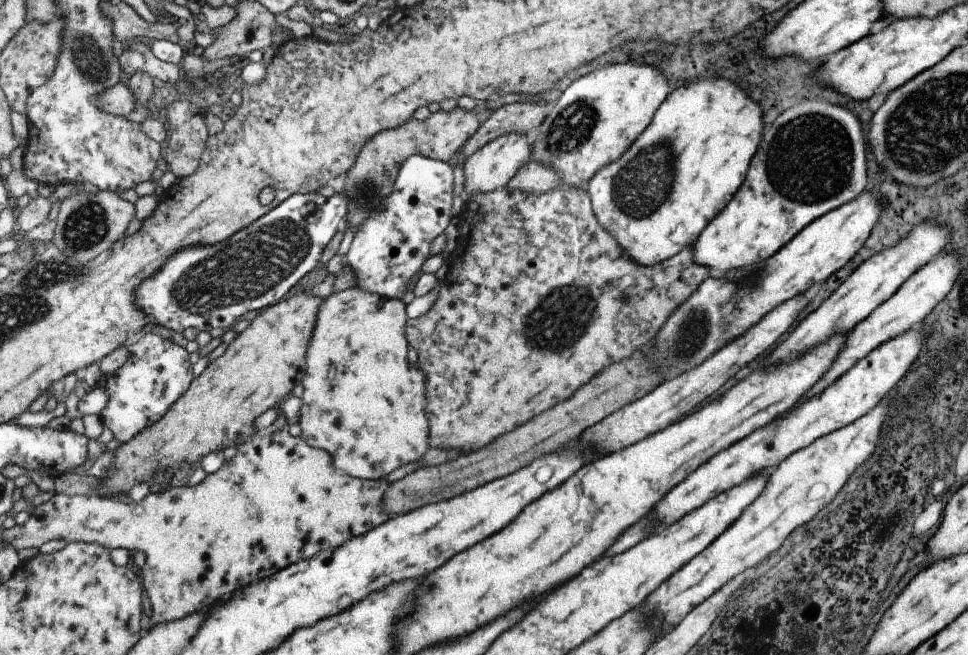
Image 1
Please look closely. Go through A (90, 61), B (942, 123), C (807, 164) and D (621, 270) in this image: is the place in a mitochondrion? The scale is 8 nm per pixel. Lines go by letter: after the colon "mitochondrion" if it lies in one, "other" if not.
A: mitochondrion
B: mitochondrion
C: mitochondrion
D: other

